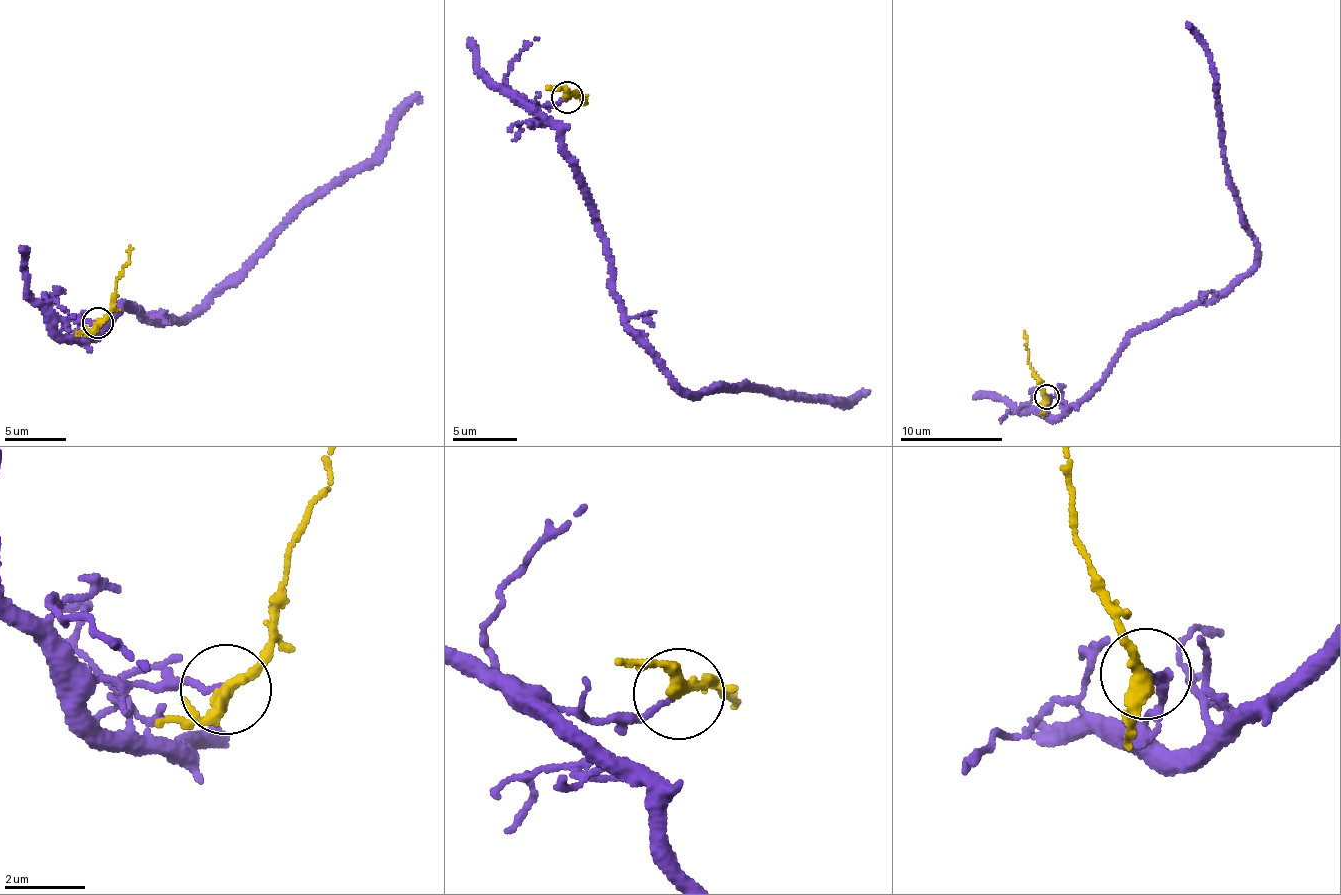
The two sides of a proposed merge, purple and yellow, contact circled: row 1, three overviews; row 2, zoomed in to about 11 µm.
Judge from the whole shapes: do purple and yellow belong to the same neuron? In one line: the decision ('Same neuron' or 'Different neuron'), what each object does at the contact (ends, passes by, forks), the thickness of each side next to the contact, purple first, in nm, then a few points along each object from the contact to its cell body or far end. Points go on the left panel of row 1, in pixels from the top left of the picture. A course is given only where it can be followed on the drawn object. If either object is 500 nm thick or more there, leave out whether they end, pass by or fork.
Same neuron. At the ring purple ends. At the ring yellow passes by. Thickness 110 nm (purple) against 320 nm. Course of purple: (97, 323), (56, 328), (76, 343), (124, 307), (170, 324), (209, 304), (366, 165), (419, 93). Course of yellow: (97, 323), (111, 307), (129, 245)

